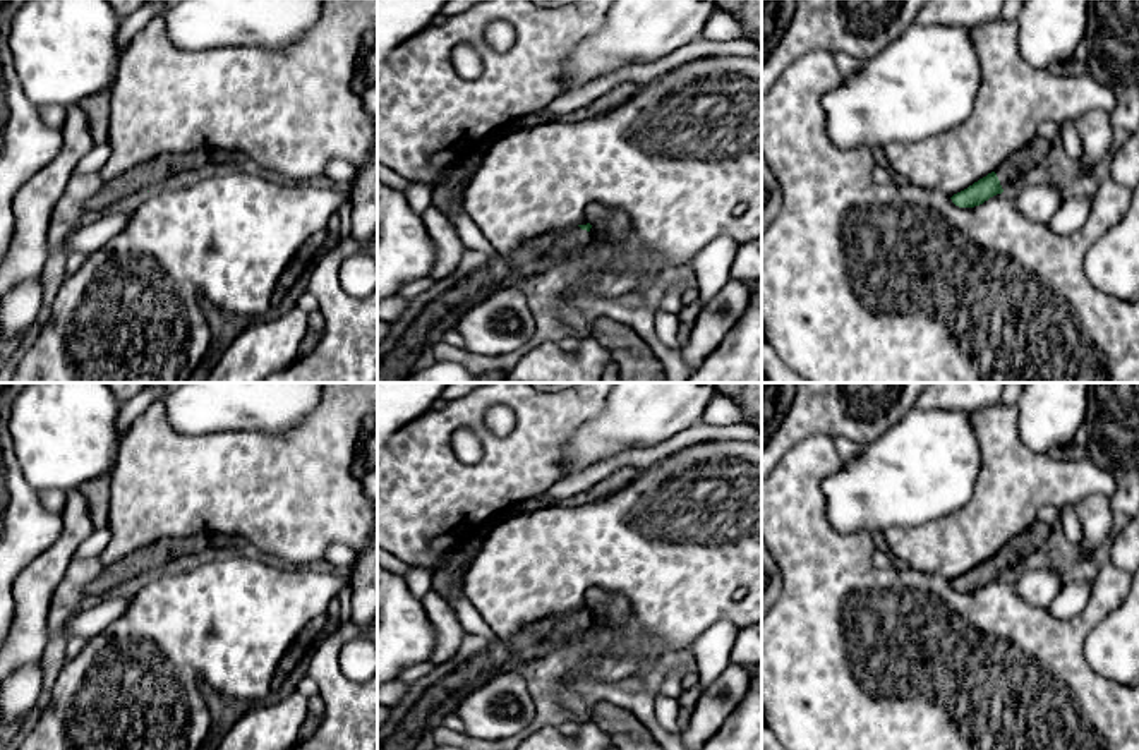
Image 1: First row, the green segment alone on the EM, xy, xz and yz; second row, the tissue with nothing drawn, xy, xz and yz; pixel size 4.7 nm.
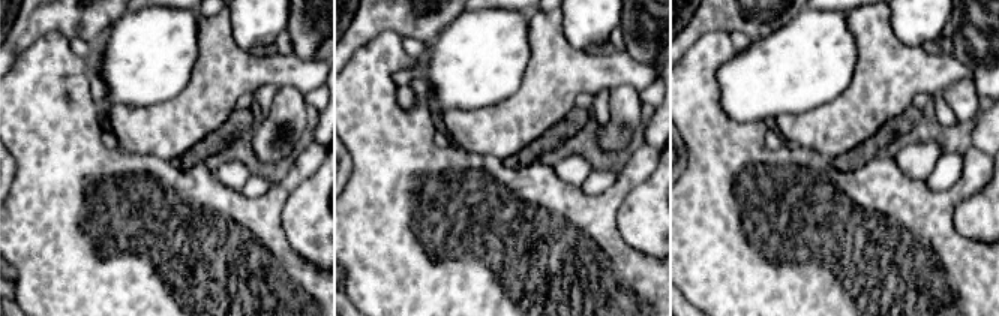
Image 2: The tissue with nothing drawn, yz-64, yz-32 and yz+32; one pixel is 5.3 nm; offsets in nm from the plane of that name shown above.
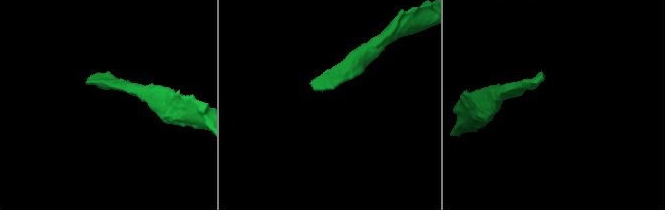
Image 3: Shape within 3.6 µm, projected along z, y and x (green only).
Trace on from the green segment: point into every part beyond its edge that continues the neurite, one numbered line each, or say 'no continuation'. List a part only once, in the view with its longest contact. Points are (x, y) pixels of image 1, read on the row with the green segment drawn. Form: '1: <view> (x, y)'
1: yz (1033, 153)

